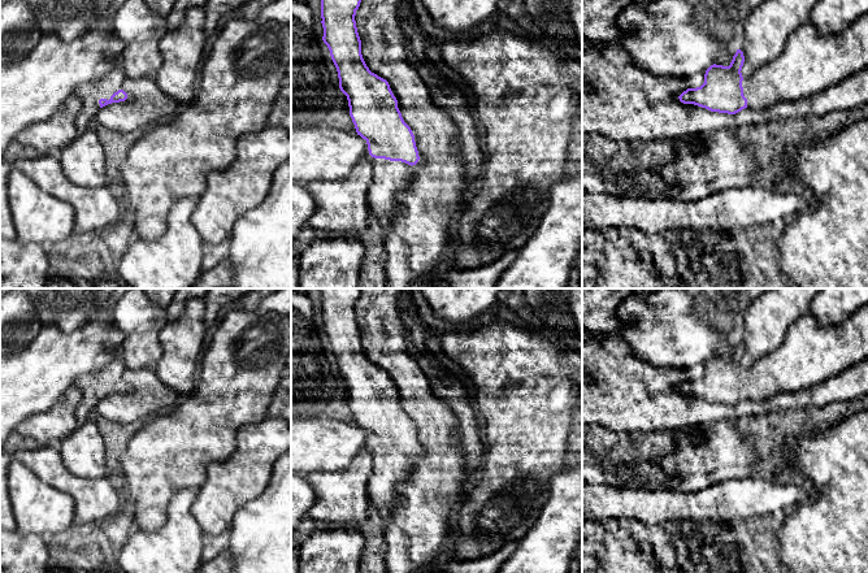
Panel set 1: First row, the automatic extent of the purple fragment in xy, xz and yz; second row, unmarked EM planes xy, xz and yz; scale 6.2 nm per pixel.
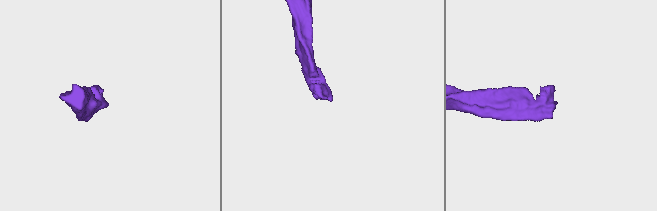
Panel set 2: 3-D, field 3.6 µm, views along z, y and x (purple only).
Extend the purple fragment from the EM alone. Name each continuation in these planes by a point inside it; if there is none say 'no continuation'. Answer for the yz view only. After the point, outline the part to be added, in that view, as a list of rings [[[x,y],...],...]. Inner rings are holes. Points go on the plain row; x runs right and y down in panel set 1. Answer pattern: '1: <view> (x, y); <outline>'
1: yz (810, 354); [[[868,304],[843,322],[823,326],[810,312],[786,331],[782,344],[743,369],[747,399],[798,392],[868,357]]]

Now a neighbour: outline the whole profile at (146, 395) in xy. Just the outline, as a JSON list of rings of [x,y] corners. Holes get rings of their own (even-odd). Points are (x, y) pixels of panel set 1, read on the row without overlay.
[[[140,369],[122,373],[127,390],[100,399],[95,411],[110,422],[135,424],[147,416],[157,416],[172,409],[181,398],[162,383],[155,370]]]

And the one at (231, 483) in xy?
[[[268,416],[260,422],[247,424],[236,433],[236,448],[225,461],[208,466],[207,478],[198,489],[198,496],[192,505],[192,515],[204,534],[218,535],[231,529],[235,513],[248,502],[259,498],[269,485],[273,466],[277,460],[291,450],[291,425],[282,417]]]

